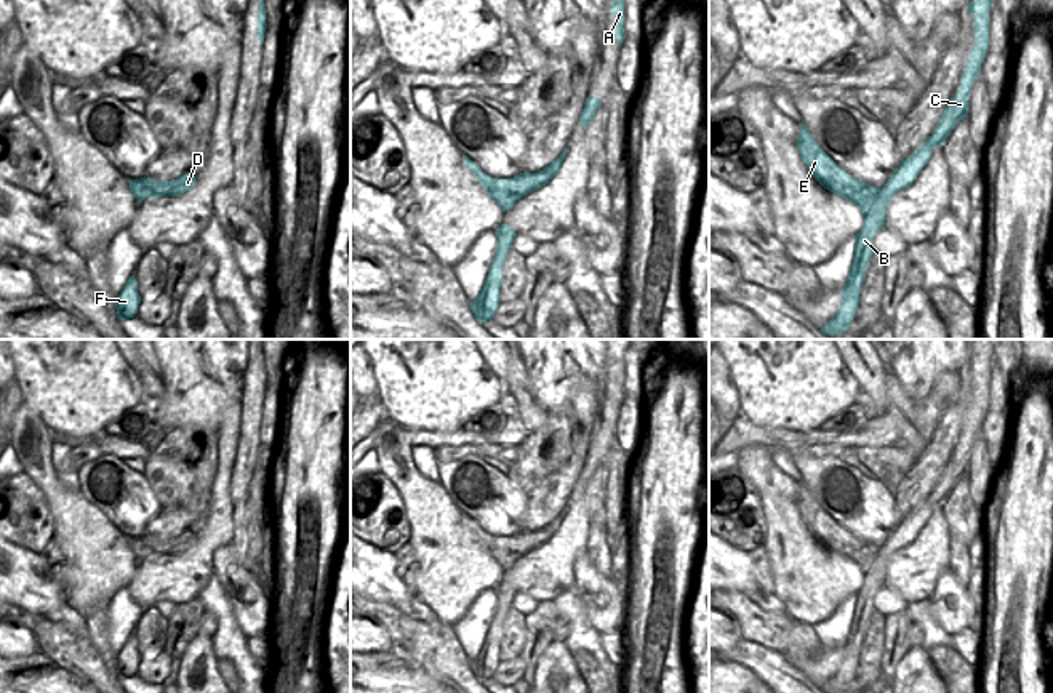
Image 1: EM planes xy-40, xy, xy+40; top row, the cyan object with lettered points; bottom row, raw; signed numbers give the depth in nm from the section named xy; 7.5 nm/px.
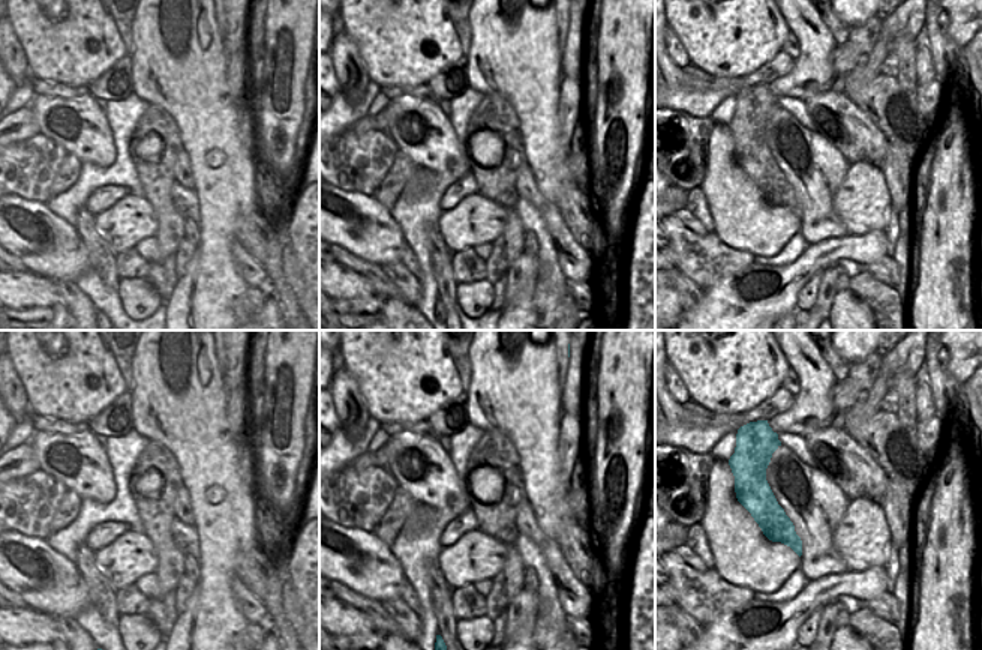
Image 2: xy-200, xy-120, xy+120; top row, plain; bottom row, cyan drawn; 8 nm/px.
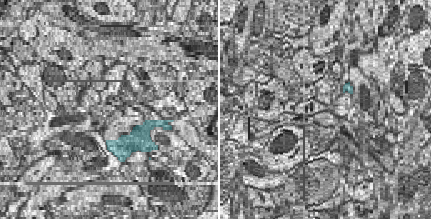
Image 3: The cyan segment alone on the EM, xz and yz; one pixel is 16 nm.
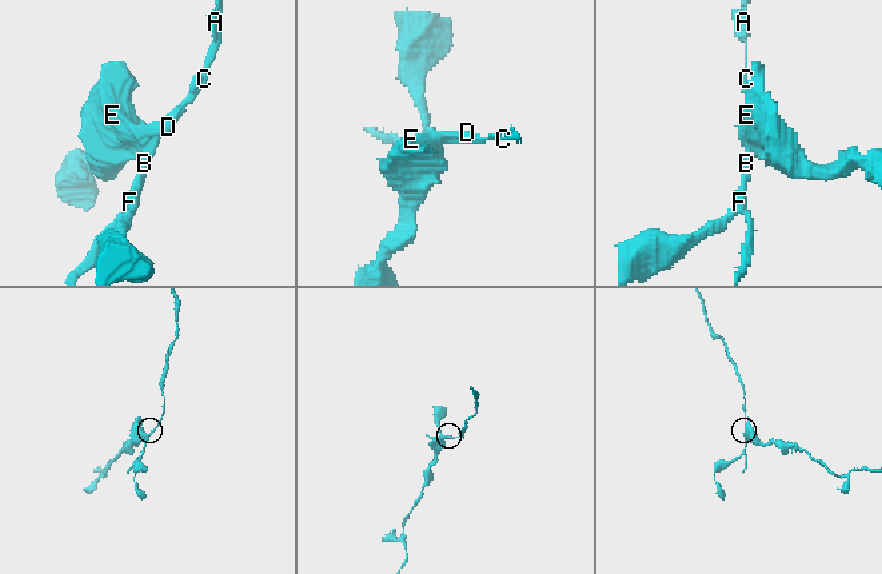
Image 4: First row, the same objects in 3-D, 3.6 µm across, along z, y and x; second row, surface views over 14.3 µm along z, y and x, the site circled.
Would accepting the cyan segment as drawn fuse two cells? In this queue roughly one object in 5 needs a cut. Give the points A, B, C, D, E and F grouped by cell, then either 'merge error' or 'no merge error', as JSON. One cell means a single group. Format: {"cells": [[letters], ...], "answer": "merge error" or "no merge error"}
{"cells": [["A", "B", "C", "F"], ["D", "E"]], "answer": "merge error"}

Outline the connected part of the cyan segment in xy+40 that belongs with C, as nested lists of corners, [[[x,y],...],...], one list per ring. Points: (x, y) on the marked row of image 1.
[[[976,0],[968,3],[968,13],[975,16],[973,38],[976,40],[967,67],[962,75],[962,85],[957,91],[955,98],[951,98],[933,134],[917,147],[906,160],[899,163],[899,166],[891,173],[891,178],[880,189],[879,198],[874,202],[869,214],[864,218],[864,224],[861,230],[855,235],[855,254],[851,269],[848,272],[847,283],[842,288],[842,304],[837,315],[824,323],[819,330],[824,334],[843,334],[847,333],[853,317],[859,307],[859,291],[864,282],[867,264],[874,253],[874,237],[885,224],[887,206],[890,198],[909,187],[922,171],[922,168],[928,163],[931,157],[931,150],[936,146],[944,146],[947,136],[955,128],[955,125],[967,115],[968,110],[968,96],[970,90],[981,72],[981,64],[989,50],[989,10],[992,6],[992,0]]]

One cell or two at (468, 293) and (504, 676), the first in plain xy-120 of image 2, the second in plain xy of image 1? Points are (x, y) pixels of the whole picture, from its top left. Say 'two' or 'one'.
one

